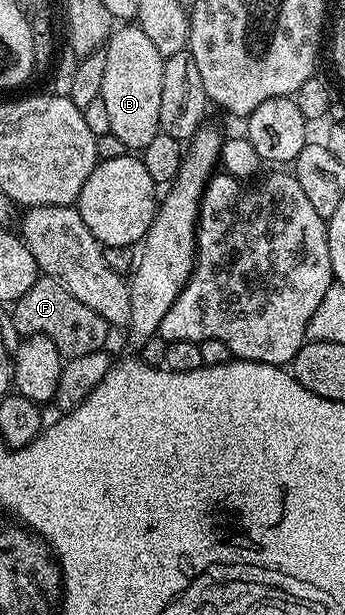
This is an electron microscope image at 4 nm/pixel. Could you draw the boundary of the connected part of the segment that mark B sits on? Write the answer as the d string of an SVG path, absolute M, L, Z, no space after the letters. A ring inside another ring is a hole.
M121 25L110 31L103 52L106 69L100 99L103 105L107 105L111 120L109 134L119 137L130 152L144 152L161 129L159 100L163 93L163 65L166 58L138 25Z

